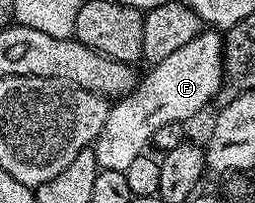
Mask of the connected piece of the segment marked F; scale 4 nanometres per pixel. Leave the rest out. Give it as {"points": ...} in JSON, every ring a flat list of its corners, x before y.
{"points":[[204,29,188,45,181,49,176,49,169,57,164,57,164,61,153,64,149,68,147,75,141,76,140,82,129,95,121,96,117,100,118,104,110,107,108,117,104,121,104,129,100,129,98,138,92,144,94,156,98,159,99,168,103,171,125,171,128,164,135,157,147,154,150,142,154,139,154,134,161,127,166,127,169,123,182,123,185,119,190,119,193,115,198,115,210,102,219,98,223,88,223,36,214,29]]}

